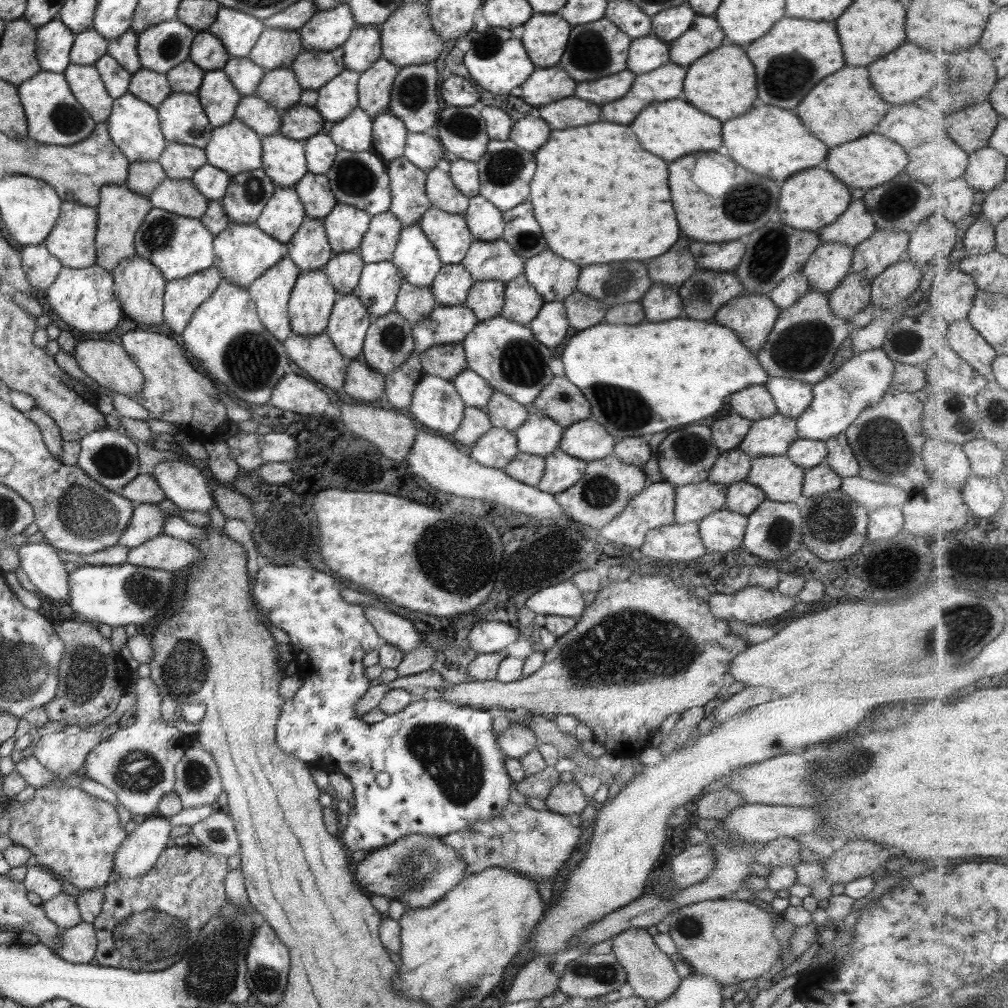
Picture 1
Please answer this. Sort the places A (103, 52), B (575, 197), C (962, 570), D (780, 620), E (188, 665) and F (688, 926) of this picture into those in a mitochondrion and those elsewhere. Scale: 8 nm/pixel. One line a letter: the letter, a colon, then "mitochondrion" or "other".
A: other
B: other
C: other
D: other
E: mitochondrion
F: mitochondrion

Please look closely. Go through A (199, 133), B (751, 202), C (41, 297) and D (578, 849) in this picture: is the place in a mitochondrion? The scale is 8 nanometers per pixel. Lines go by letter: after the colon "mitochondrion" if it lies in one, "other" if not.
A: other
B: mitochondrion
C: other
D: other

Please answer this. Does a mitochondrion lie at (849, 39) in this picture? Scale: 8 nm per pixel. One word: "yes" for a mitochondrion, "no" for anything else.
no

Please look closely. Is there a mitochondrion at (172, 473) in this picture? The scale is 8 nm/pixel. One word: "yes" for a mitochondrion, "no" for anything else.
no

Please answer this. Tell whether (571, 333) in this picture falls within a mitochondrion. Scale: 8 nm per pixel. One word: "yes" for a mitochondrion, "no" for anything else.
no

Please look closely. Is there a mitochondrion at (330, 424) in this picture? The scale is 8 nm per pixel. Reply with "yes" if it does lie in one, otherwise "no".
no

